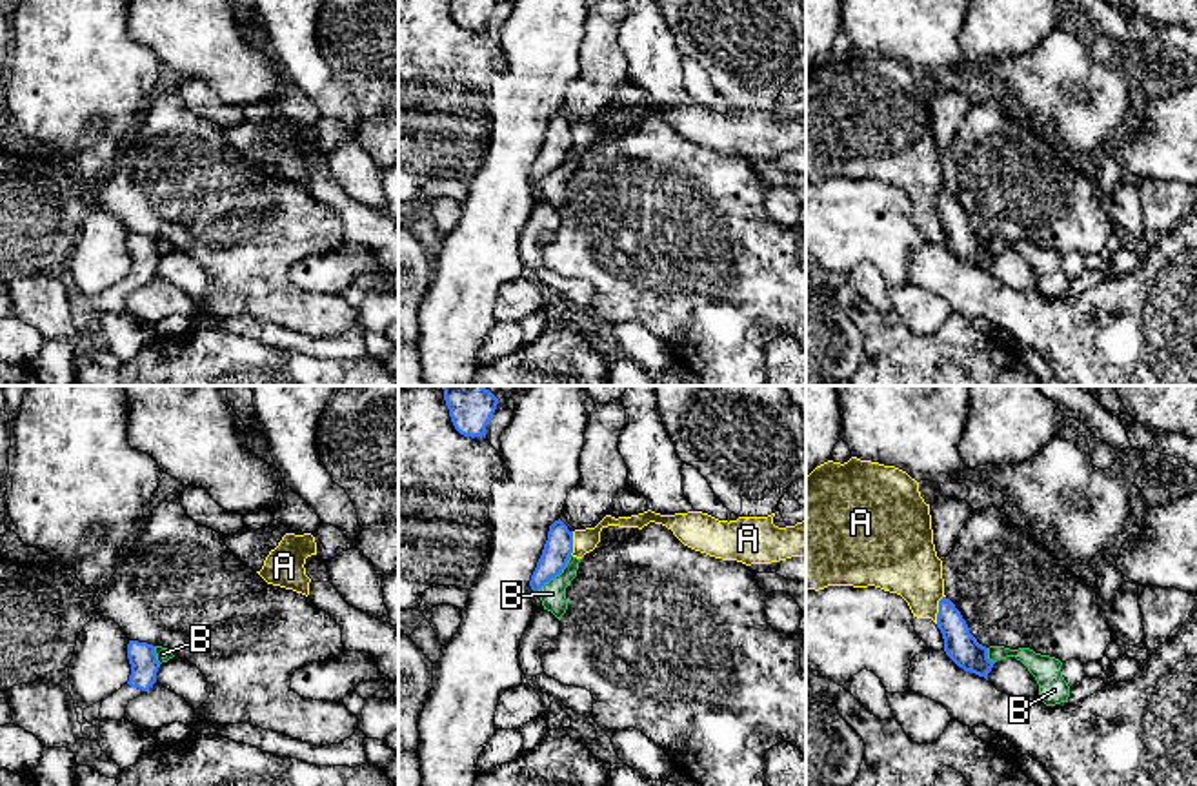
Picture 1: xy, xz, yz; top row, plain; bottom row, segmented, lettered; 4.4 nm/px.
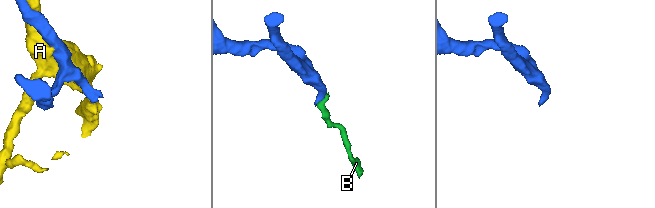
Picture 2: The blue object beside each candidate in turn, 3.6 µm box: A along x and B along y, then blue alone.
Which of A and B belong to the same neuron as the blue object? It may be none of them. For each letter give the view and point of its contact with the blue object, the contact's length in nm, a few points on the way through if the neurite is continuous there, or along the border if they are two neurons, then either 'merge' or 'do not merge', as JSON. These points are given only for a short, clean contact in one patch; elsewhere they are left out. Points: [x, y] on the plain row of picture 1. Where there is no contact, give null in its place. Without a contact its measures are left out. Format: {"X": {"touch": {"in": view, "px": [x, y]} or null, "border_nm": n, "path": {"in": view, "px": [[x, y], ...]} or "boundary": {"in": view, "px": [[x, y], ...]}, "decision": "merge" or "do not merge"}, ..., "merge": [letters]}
{"A": {"touch": {"in": "yz", "px": [939, 202]}, "border_nm": 130, "decision": "do not merge"}, "B": {"touch": {"in": "xz", "px": [557, 166]}, "border_nm": 220, "boundary": {"in": "xz", "px": [[572, 148], [566, 159], [537, 184]]}, "decision": "do not merge"}, "merge": []}

